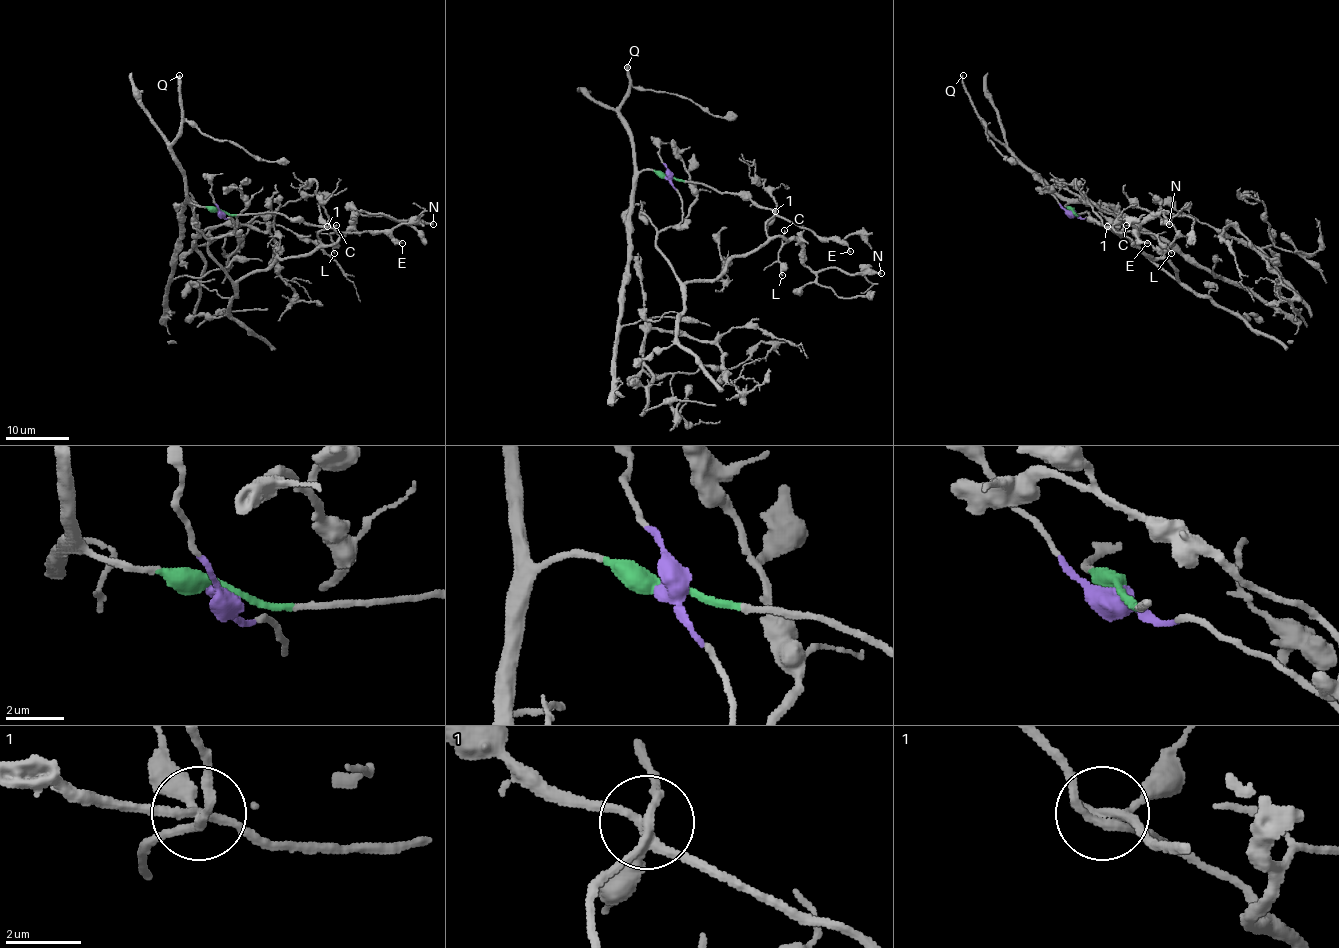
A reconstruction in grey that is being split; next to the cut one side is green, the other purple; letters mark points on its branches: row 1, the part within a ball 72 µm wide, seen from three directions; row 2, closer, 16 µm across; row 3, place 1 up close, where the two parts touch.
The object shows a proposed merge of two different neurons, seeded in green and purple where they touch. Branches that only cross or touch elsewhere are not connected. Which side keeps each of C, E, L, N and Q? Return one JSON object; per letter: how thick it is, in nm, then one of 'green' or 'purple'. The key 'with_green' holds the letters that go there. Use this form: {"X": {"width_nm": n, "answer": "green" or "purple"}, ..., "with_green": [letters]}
{"C": {"width_nm": 150, "answer": "purple"}, "E": {"width_nm": 140, "answer": "green"}, "L": {"width_nm": 120, "answer": "purple"}, "N": {"width_nm": 220, "answer": "purple"}, "Q": {"width_nm": 320, "answer": "green"}, "with_green": ["E", "Q"]}

